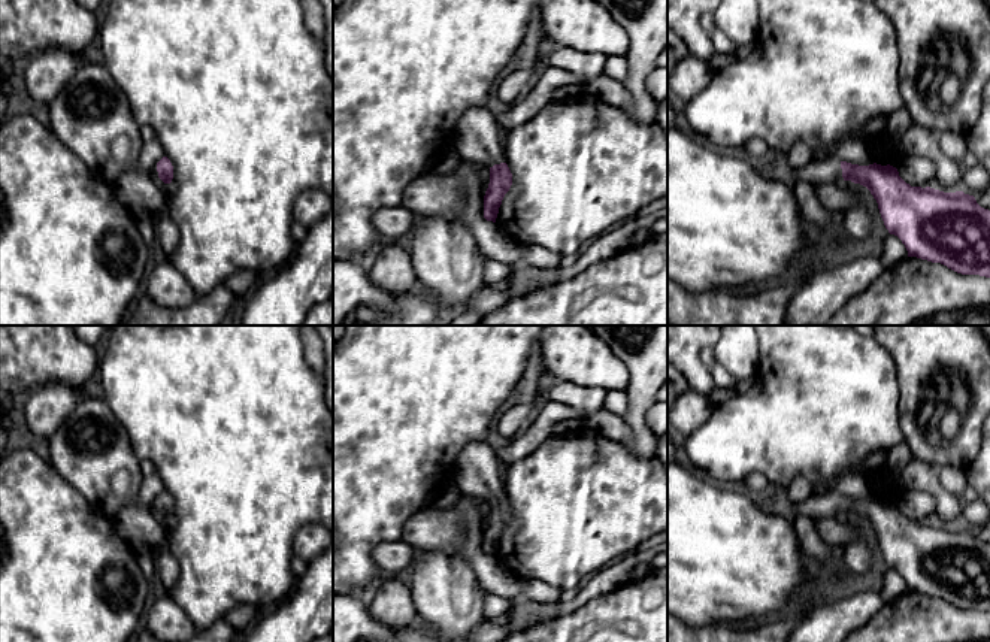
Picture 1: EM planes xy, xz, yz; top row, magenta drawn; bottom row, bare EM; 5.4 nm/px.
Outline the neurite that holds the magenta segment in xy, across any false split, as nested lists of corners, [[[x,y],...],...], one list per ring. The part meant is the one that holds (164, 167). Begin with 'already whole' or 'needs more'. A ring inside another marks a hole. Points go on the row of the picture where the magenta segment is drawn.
needs more | [[[163,157],[149,175],[163,184],[170,184],[173,179],[173,166],[167,157]]]

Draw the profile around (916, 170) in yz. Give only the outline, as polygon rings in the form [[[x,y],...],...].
[[[906,157],[897,172],[911,187],[933,188],[936,184],[936,166],[926,157]]]

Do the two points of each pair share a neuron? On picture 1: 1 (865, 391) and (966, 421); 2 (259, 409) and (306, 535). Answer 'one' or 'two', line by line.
1: two
2: two

